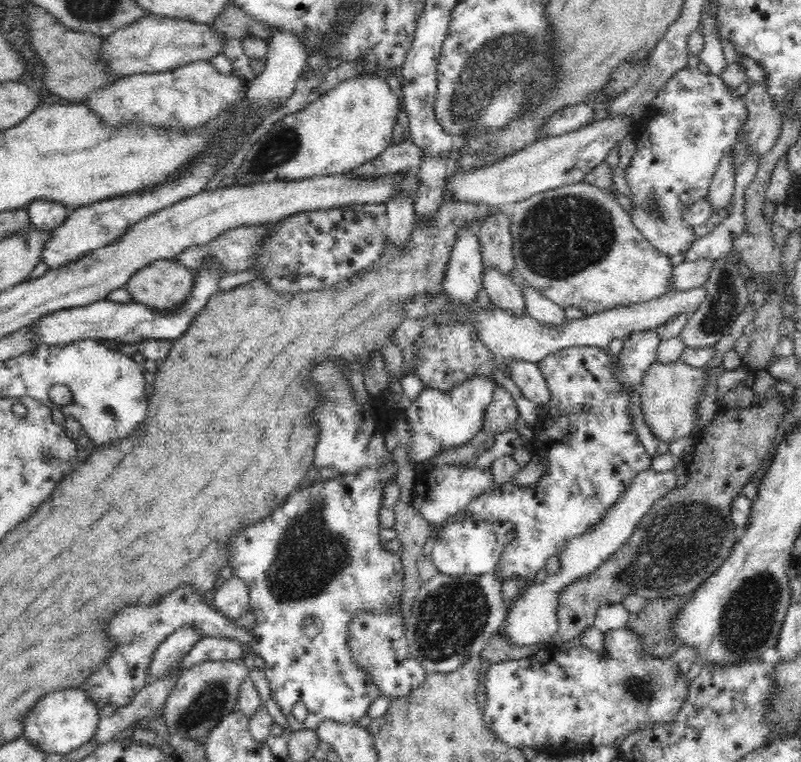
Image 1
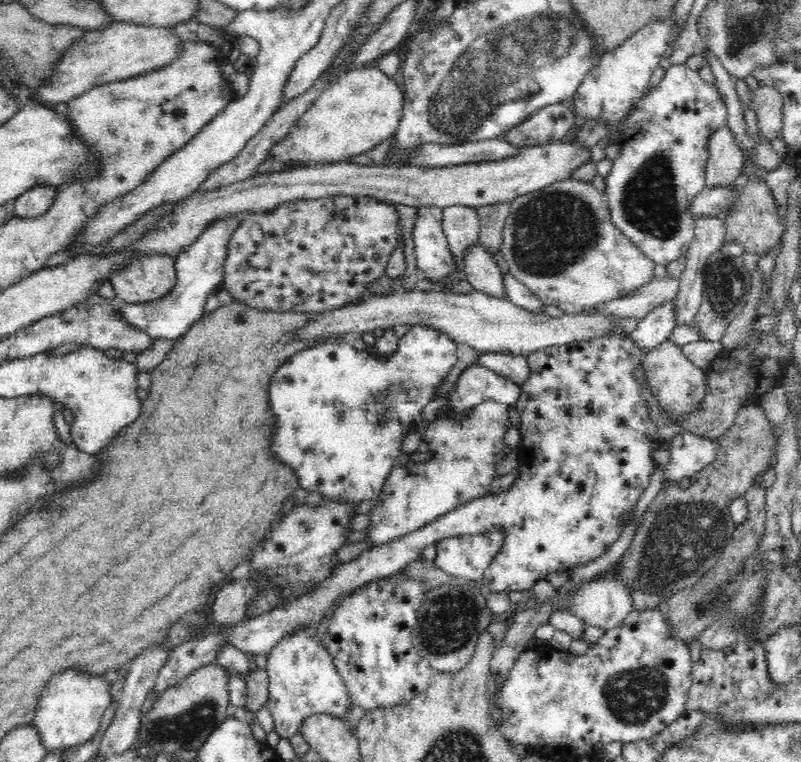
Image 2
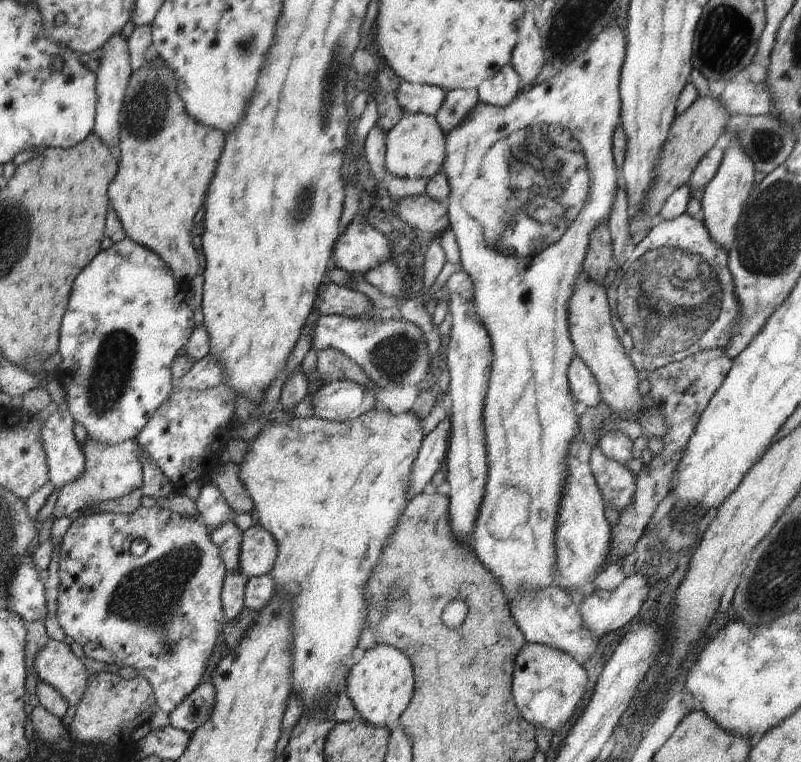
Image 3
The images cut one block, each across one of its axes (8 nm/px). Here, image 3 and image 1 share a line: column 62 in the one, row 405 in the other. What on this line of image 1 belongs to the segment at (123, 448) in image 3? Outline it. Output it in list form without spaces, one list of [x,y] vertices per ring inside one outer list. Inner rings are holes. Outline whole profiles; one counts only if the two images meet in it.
[[[496,384],[492,403],[486,407],[482,431],[489,431],[498,435],[514,428],[519,418],[519,410],[511,394]]]

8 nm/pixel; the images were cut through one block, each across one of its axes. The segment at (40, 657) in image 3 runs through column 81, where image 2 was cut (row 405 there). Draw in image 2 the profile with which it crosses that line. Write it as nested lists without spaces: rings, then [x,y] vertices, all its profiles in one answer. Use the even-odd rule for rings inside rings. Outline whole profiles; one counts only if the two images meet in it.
[[[672,339],[645,353],[642,366],[644,378],[651,388],[651,394],[656,397],[661,408],[667,412],[668,422],[671,422],[668,424],[680,430],[678,422],[682,422],[682,418],[686,418],[690,412],[696,412],[698,402],[704,400],[704,396],[708,394],[708,376],[705,370],[691,364],[681,347],[672,343]]]

